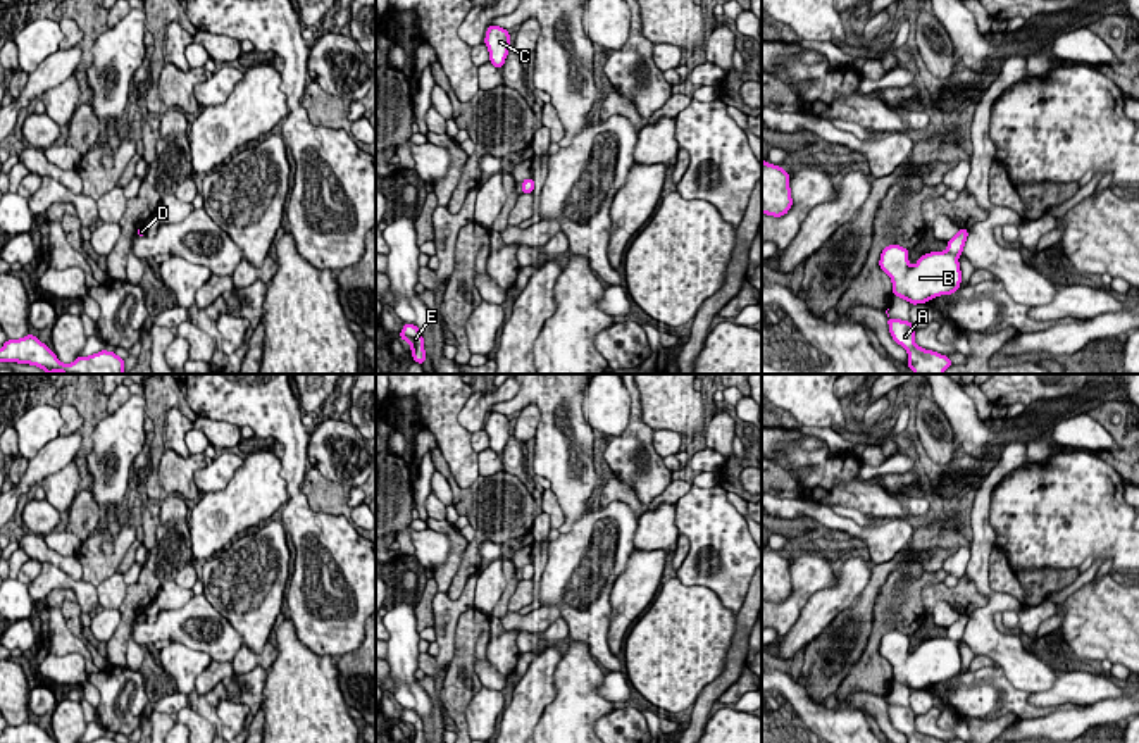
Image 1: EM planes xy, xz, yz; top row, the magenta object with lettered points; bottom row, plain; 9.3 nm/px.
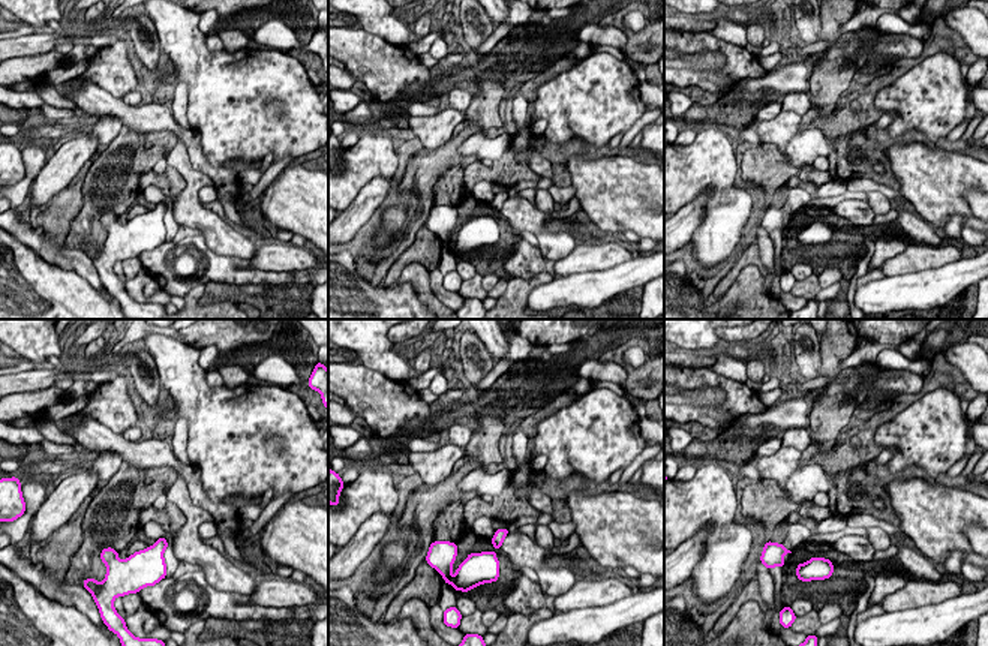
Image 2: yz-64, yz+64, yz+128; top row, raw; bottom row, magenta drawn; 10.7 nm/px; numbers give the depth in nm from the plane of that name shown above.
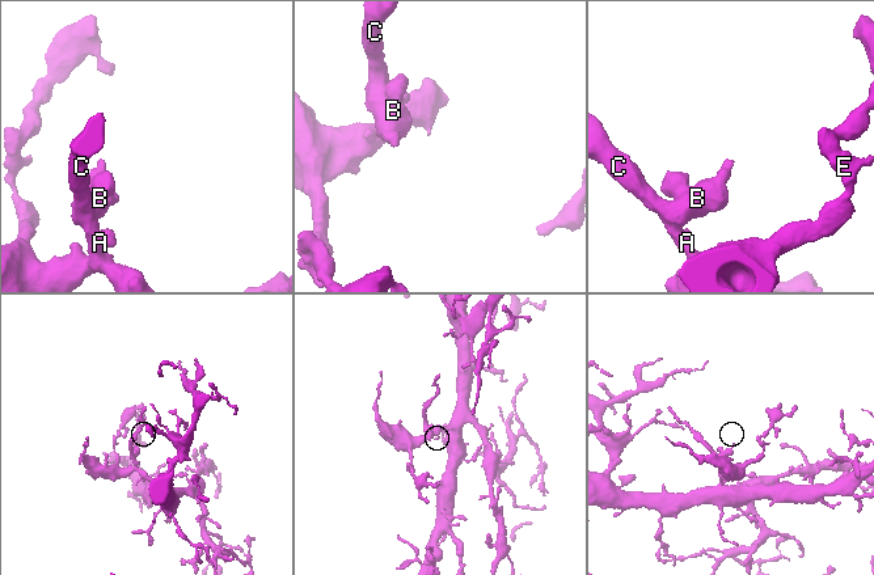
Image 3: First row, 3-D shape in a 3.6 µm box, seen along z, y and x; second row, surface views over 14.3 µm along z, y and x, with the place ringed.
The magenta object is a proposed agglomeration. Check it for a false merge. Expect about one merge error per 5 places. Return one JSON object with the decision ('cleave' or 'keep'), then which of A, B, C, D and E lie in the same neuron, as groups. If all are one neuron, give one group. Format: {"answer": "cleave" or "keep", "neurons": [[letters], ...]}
{"answer": "keep", "neurons": [["A", "B", "C", "D", "E"]]}

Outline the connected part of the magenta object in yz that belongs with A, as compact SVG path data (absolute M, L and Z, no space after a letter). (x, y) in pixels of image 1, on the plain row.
M887 705L889 719L893 726L901 731L908 743L946 743L932 736L925 736L915 731L915 714L910 707Z

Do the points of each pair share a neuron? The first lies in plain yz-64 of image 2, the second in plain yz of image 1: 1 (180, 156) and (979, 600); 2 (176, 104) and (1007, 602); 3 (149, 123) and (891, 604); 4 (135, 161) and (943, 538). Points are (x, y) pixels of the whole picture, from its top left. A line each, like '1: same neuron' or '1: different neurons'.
1: different neurons
2: same neuron
3: different neurons
4: same neuron

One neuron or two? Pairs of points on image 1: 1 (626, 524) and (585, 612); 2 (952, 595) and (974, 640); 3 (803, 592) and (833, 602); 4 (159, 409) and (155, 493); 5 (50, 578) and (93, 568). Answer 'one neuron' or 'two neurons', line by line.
1: one neuron
2: two neurons
3: two neurons
4: one neuron
5: two neurons

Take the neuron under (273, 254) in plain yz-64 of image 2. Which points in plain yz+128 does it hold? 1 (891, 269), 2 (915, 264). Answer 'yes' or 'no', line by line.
1: yes
2: yes

